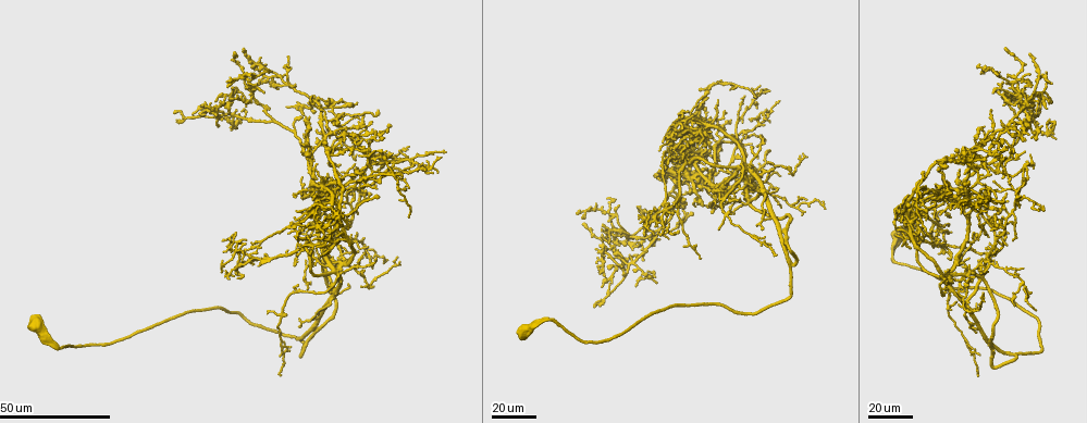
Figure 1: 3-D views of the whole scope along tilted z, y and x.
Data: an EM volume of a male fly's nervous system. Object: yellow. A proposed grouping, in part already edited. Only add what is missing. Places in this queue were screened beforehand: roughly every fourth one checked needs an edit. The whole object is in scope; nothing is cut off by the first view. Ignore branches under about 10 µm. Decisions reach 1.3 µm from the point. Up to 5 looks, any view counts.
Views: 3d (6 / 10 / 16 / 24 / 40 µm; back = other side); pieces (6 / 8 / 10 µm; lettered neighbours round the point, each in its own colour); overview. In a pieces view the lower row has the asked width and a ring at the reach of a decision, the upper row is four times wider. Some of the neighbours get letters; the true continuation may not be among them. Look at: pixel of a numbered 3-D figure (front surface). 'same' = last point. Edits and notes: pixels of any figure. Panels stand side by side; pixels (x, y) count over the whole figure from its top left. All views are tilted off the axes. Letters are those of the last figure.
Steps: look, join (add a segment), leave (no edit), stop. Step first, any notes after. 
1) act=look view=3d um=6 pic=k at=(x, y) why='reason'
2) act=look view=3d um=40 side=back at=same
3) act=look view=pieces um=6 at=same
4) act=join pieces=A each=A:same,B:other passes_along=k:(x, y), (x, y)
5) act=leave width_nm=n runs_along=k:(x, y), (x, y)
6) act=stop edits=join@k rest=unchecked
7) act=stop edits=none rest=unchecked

act=look view=3d um=40 pic=1 at=(778, 102) why='thin end'

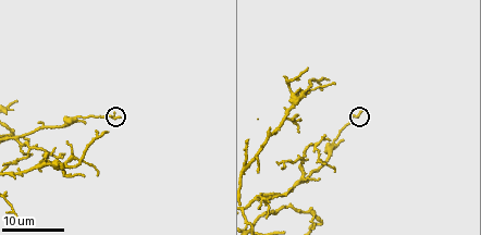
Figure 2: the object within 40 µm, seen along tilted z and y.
act=look view=3d um=10 pic=2 at=(361, 111) why='closer look'

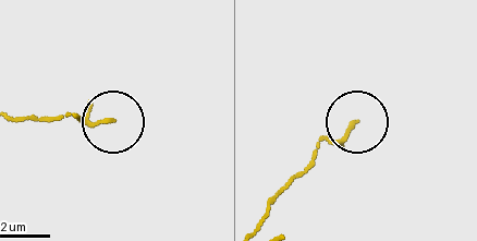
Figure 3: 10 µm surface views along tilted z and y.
act=look view=pieces um=8 pic=3 at=(110, 121)

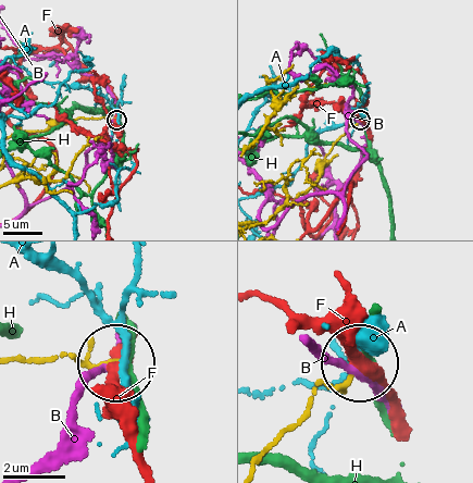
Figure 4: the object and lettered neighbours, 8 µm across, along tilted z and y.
act=leave each=A:other,B:other,F:other,H:other runs_along=4:(276, 214), (311, 187), (335, 141), (359, 121) found='none of them fits'

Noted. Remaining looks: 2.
act=look view=3d um=40 pic=1 at=(750, 142) why='free end'

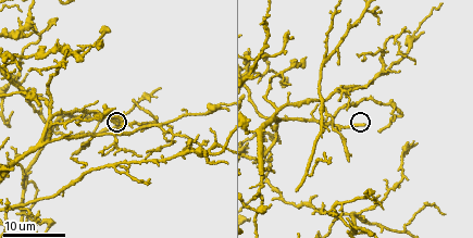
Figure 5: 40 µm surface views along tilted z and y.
act=look view=pieces um=10 pic=5 at=(364, 125)

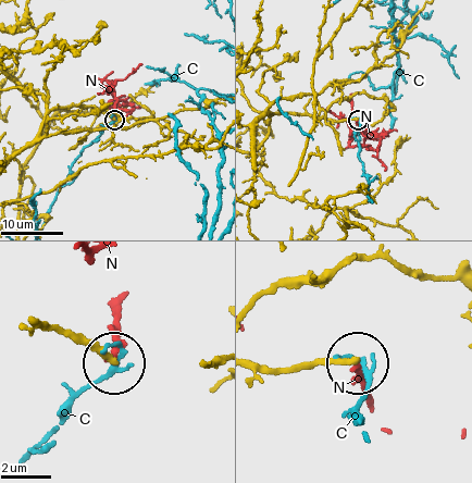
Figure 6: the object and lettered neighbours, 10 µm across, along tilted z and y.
act=leave width_nm=220 each=C:other,N:other runs_along=6:(259, 363), (281, 369), (356, 366) found='no lettered segment goes on from it'

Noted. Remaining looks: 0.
act=stop edits=none rest=unchecked

